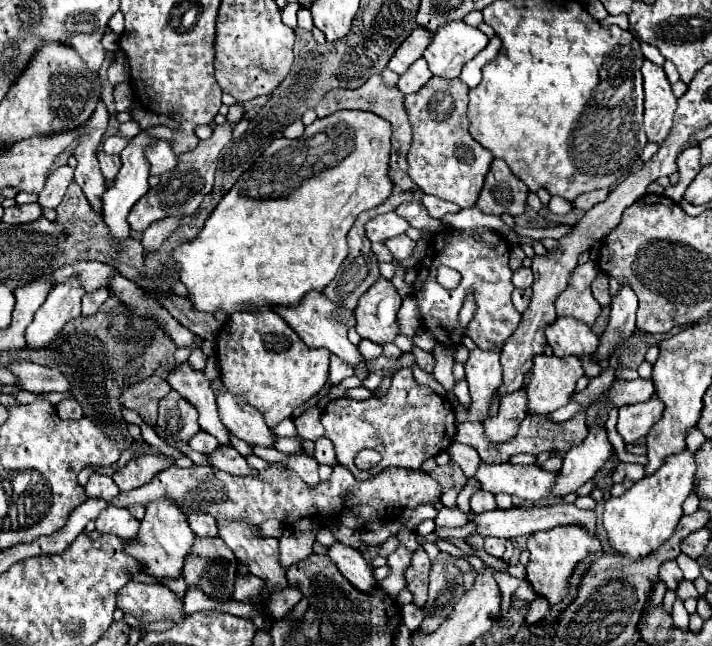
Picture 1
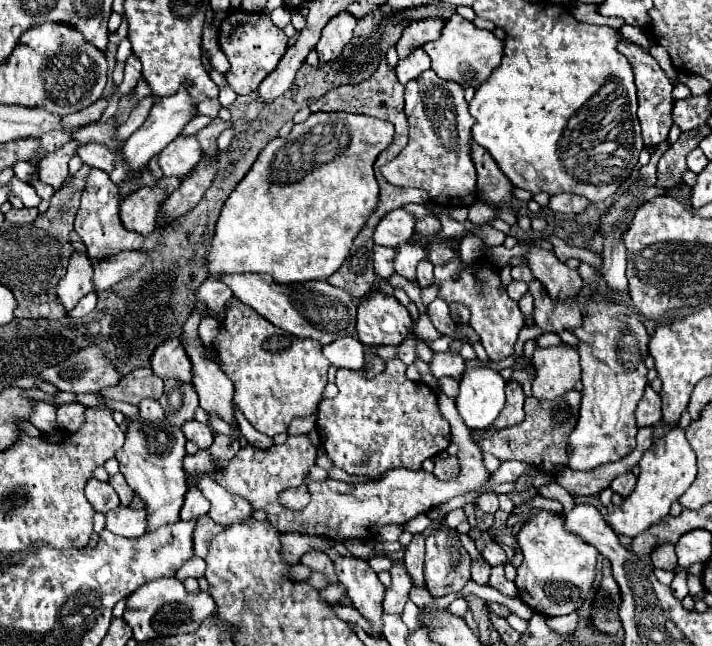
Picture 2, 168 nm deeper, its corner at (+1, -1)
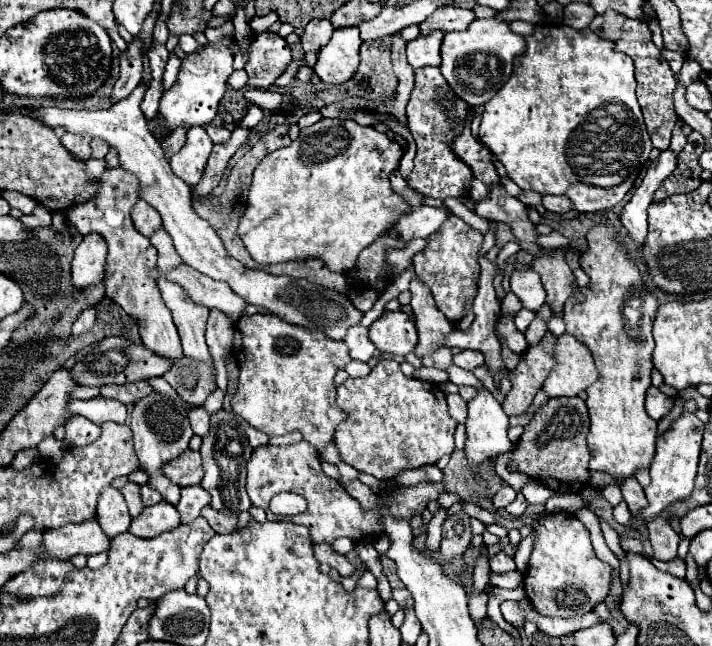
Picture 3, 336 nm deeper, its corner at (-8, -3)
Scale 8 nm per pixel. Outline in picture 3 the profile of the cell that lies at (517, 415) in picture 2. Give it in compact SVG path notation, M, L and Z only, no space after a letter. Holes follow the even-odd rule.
M548 332L536 346L530 346L524 352L520 364L512 370L512 390L506 394L502 404L508 416L520 416L532 404L536 392L542 388L542 382L554 368L554 344L556 336Z

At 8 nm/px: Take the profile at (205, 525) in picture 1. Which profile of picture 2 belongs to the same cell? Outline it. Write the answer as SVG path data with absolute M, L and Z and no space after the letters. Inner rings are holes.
M189 488L183 500L183 510L179 512L181 520L191 520L197 516L203 516L209 512L209 502L207 498L197 490L197 488Z

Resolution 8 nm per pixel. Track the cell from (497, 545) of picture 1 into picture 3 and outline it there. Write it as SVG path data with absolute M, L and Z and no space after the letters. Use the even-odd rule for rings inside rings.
M498 552L496 556L490 558L490 570L496 572L496 574L510 572L510 570L514 570L514 568L516 568L516 566L514 566L514 558L508 556L508 554L504 554L504 552Z

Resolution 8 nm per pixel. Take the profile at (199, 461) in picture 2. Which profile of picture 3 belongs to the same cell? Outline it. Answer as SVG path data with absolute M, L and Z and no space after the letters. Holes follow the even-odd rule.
M188 450L184 452L184 456L172 460L170 464L166 464L164 474L180 484L180 486L192 486L192 484L200 484L204 470L202 470L202 460L200 460L200 452Z

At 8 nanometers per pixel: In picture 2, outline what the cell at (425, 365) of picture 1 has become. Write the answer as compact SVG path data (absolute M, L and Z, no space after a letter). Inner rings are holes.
M441 352L433 356L433 362L429 364L431 372L435 378L443 378L443 376L451 376L455 380L461 380L463 368L465 368L465 360L461 354L453 354L453 352Z

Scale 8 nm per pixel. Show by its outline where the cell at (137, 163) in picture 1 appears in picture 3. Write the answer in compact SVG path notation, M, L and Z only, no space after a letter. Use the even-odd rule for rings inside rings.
M222 40L218 44L206 44L200 52L190 54L182 60L182 68L176 84L168 92L164 92L156 118L148 122L152 134L156 130L166 130L166 132L174 132L176 128L190 130L192 126L206 126L214 120L218 112L218 104L226 92L226 78L234 70L232 68L234 56L228 50L228 46L230 46L228 40Z

